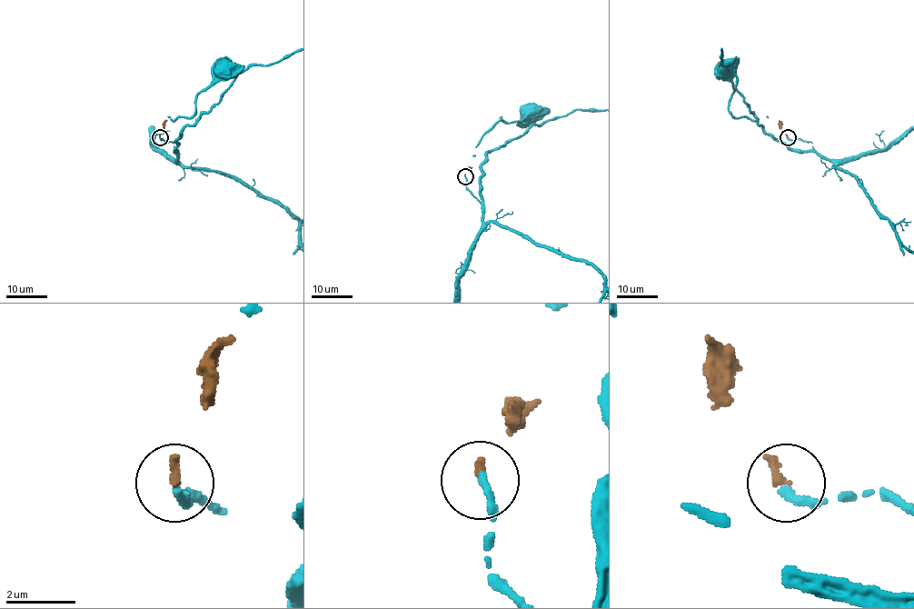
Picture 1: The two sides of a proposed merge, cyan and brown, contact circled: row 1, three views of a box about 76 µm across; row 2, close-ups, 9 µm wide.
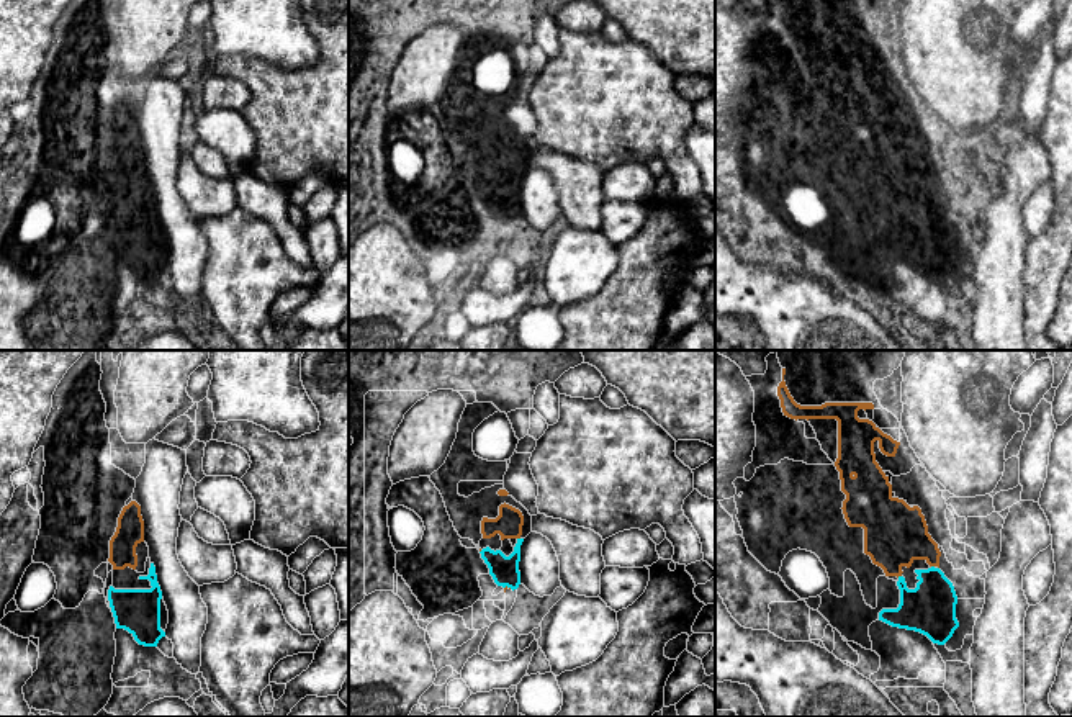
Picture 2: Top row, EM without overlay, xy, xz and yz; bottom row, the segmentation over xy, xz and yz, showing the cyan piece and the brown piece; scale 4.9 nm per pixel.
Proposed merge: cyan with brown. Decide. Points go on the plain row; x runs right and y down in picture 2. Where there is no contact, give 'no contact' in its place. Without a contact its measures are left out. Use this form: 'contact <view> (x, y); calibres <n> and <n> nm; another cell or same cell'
contact xz (508, 220); calibres 140 and 20 nm; same cell

